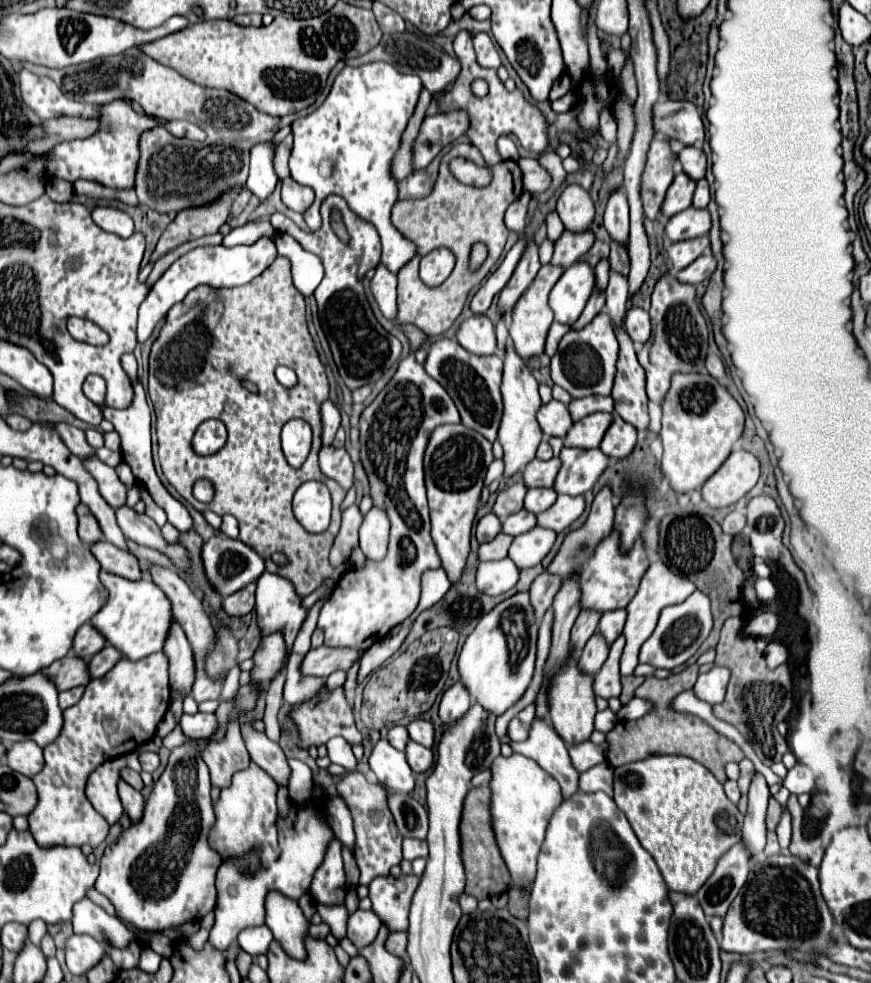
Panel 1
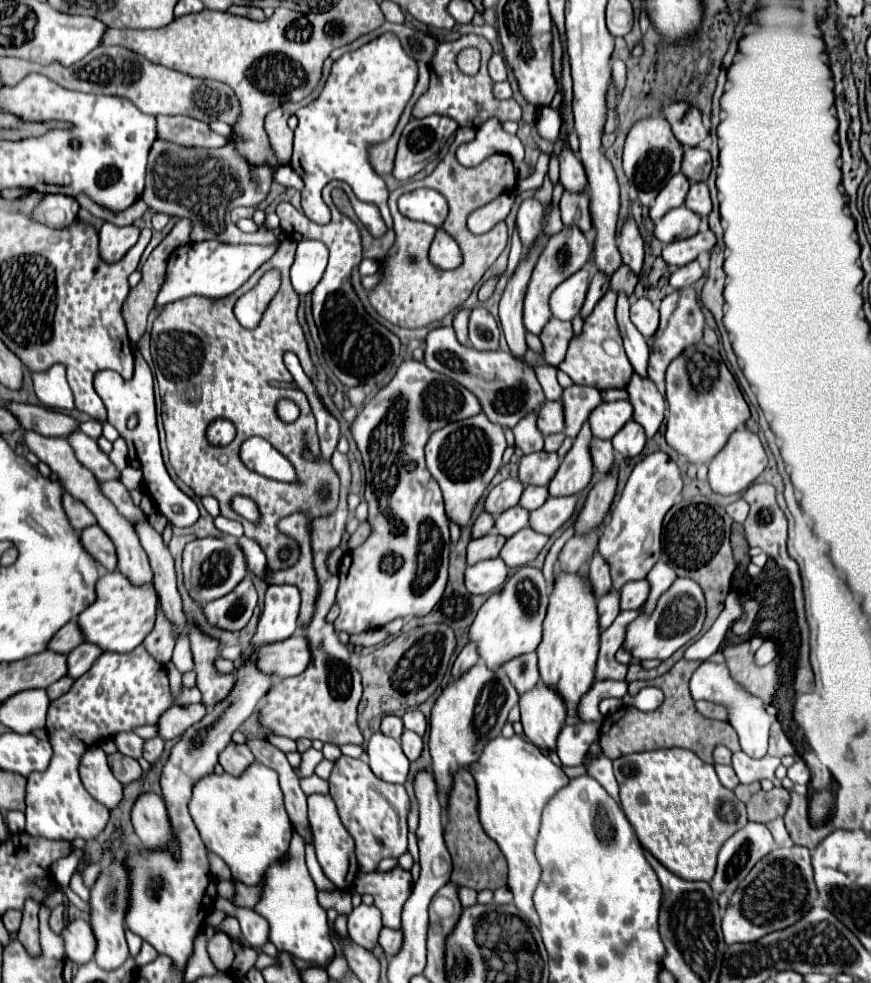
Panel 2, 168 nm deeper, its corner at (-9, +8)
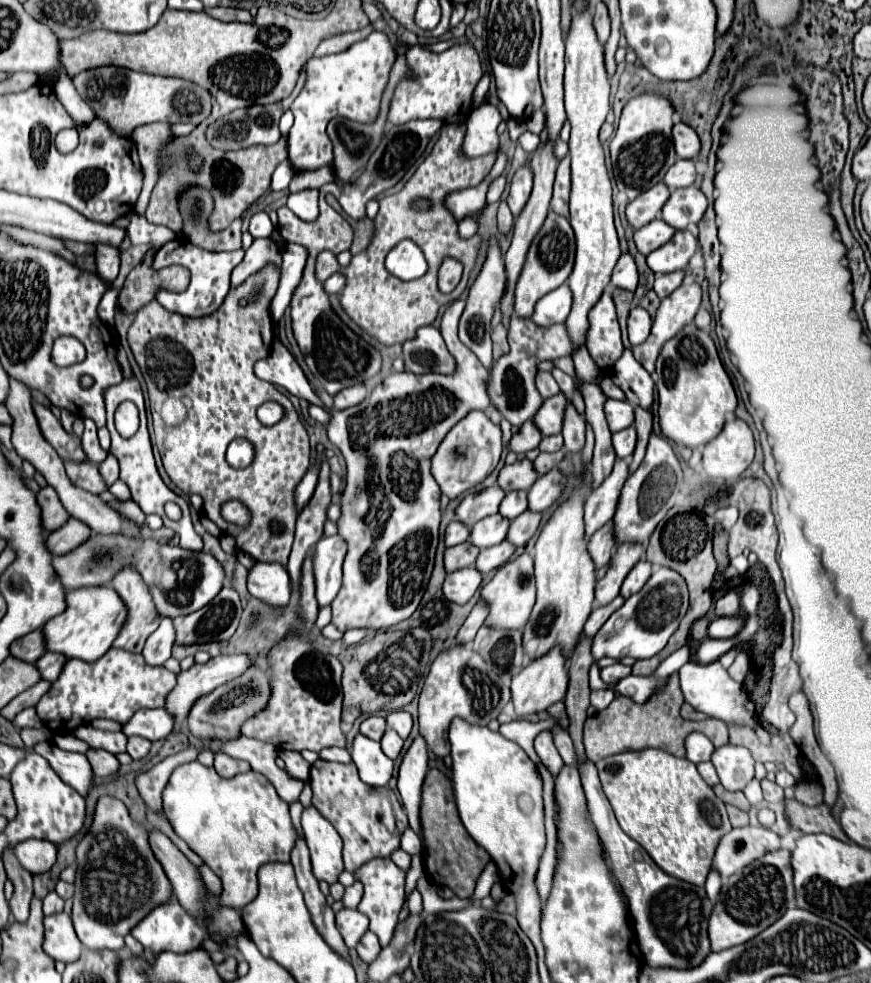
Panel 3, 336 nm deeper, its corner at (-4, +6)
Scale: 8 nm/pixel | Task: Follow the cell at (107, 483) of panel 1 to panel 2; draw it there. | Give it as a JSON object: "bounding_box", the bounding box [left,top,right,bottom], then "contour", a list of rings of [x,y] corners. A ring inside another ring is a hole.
{"bounding_box":[67,430,119,480],"contour":[[[75,430],[67,436],[69,446],[73,448],[77,460],[87,466],[87,470],[91,470],[97,480],[113,480],[119,478],[117,468],[111,464],[109,456],[97,446],[97,442],[93,438],[89,438],[87,434],[83,434],[81,430]]]}

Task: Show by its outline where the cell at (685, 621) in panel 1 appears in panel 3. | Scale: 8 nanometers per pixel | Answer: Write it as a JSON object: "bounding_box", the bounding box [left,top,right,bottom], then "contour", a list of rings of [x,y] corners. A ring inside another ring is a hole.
{"bounding_box":[592,568,688,660],"contour":[[[658,568],[646,582],[646,588],[630,596],[624,606],[614,612],[614,616],[610,616],[610,620],[600,628],[592,642],[592,656],[596,660],[606,656],[616,660],[626,656],[632,656],[636,660],[656,656],[668,644],[670,636],[678,630],[682,618],[688,612],[688,606],[688,588],[682,576],[678,576],[678,572],[670,568]]]}

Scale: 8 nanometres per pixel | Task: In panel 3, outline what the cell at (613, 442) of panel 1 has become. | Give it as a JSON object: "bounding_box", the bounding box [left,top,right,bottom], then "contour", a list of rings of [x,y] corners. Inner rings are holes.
{"bounding_box":[612,426,636,458],"contour":[[[630,426],[626,430],[620,430],[612,436],[612,444],[618,458],[630,458],[636,448],[636,428]]]}

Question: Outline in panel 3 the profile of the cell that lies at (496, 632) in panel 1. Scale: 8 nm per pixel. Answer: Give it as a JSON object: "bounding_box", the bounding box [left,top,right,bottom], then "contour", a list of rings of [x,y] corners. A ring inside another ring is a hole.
{"bounding_box":[480,554,536,630],"contour":[[[522,554],[510,564],[504,564],[496,576],[480,590],[482,602],[488,606],[488,616],[484,620],[484,626],[494,630],[524,630],[530,612],[534,608],[536,600],[536,584],[534,584],[534,562],[528,554]]]}

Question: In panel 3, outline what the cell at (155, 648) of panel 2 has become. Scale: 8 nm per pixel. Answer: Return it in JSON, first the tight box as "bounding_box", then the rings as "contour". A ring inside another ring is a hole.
{"bounding_box":[112,564,160,654],"contour":[[[132,564],[124,566],[118,576],[114,576],[112,586],[122,596],[130,612],[130,620],[126,622],[126,628],[122,630],[122,636],[118,636],[114,646],[140,654],[148,636],[160,626],[160,614],[156,612],[150,588],[144,578],[138,576],[138,570]]]}

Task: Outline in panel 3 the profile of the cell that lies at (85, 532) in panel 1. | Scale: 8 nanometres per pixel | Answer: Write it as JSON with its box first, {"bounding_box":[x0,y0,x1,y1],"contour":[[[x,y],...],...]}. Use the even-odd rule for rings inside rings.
{"bounding_box":[38,486,70,532],"contour":[[[46,486],[38,492],[38,504],[42,508],[42,524],[48,532],[58,530],[60,526],[64,526],[70,520],[70,514],[58,500],[58,494],[54,492],[52,486]]]}

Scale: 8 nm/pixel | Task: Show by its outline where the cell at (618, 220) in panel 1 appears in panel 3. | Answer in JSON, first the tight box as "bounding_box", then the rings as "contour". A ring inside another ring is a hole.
{"bounding_box":[612,252,638,292],"contour":[[[624,252],[616,262],[616,268],[614,268],[614,274],[612,274],[612,286],[626,288],[626,290],[632,290],[632,292],[638,286],[636,262],[628,252]]]}

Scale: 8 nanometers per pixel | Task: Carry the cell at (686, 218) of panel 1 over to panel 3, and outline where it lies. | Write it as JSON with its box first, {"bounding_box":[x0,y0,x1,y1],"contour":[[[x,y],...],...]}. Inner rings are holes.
{"bounding_box":[634,220,676,256],"contour":[[[652,220],[650,224],[642,226],[640,230],[636,230],[634,234],[634,242],[638,246],[638,250],[648,256],[650,252],[654,252],[656,248],[660,248],[662,244],[666,244],[672,236],[676,234],[676,228],[672,228],[670,224],[666,224],[664,220]]]}

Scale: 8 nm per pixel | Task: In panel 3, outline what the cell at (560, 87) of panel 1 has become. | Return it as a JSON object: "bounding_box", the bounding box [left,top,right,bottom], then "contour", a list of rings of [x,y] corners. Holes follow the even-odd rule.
{"bounding_box":[526,110,546,134],"contour":[[[536,110],[530,114],[530,118],[526,120],[528,124],[528,130],[534,132],[534,134],[542,134],[544,128],[546,128],[546,116],[544,116],[544,110]]]}

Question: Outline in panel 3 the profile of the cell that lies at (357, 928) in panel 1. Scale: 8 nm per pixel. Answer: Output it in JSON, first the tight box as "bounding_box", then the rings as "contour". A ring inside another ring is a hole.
{"bounding_box":[336,908,368,948],"contour":[[[342,908],[340,912],[336,912],[336,926],[344,942],[348,944],[348,948],[356,948],[362,936],[368,932],[366,916],[358,910],[348,910],[348,908]]]}

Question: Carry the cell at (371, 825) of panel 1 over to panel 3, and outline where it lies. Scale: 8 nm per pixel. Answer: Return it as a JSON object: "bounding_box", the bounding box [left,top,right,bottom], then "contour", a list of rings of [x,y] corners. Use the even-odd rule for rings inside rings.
{"bounding_box":[310,760,408,872],"contour":[[[316,760],[312,764],[310,782],[314,792],[312,804],[332,822],[344,840],[342,854],[348,872],[356,872],[360,866],[374,858],[388,858],[394,850],[400,848],[400,836],[408,828],[408,818],[388,786],[374,788],[364,784],[354,762],[340,764],[324,760]]]}

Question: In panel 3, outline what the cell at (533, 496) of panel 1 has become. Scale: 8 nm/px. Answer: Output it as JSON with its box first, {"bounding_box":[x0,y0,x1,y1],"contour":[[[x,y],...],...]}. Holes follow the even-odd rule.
{"bounding_box":[500,490,528,520],"contour":[[[526,490],[508,492],[506,498],[500,504],[500,514],[510,518],[510,520],[514,520],[516,516],[520,516],[526,510],[528,510],[528,494],[526,494]]]}

